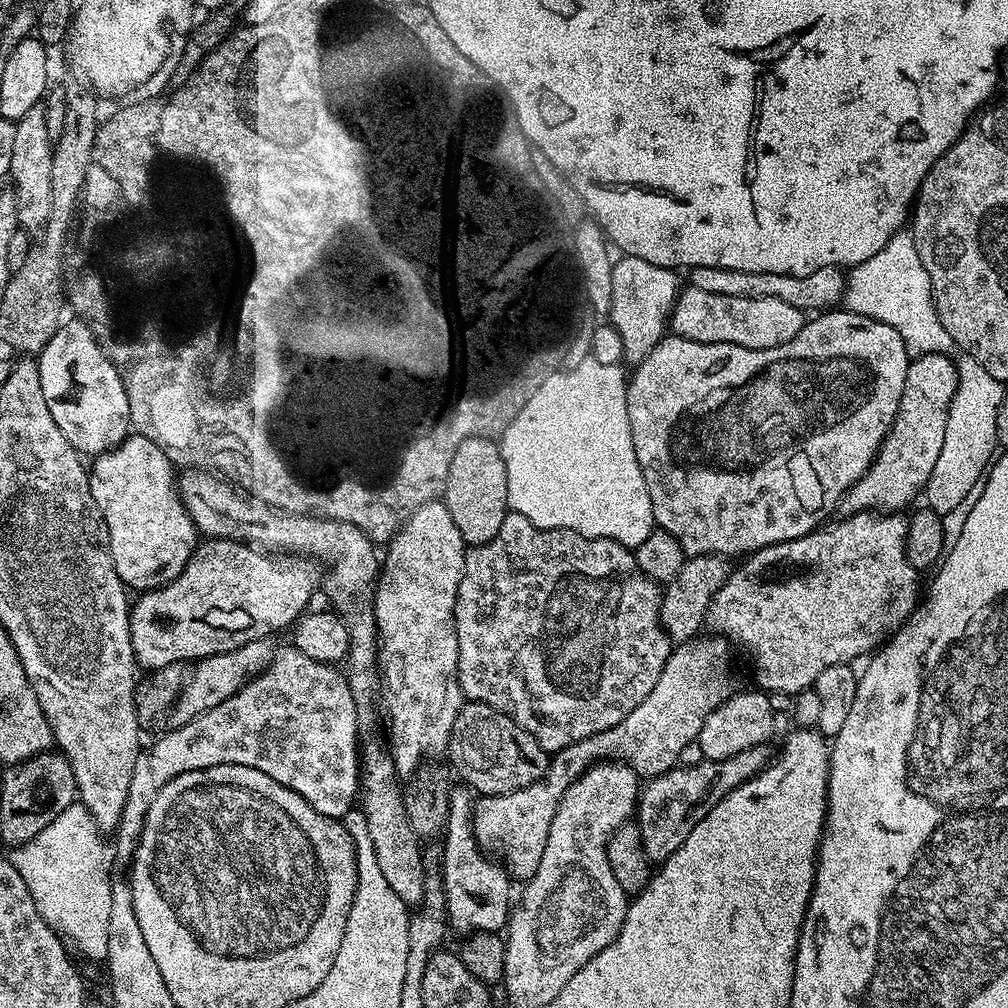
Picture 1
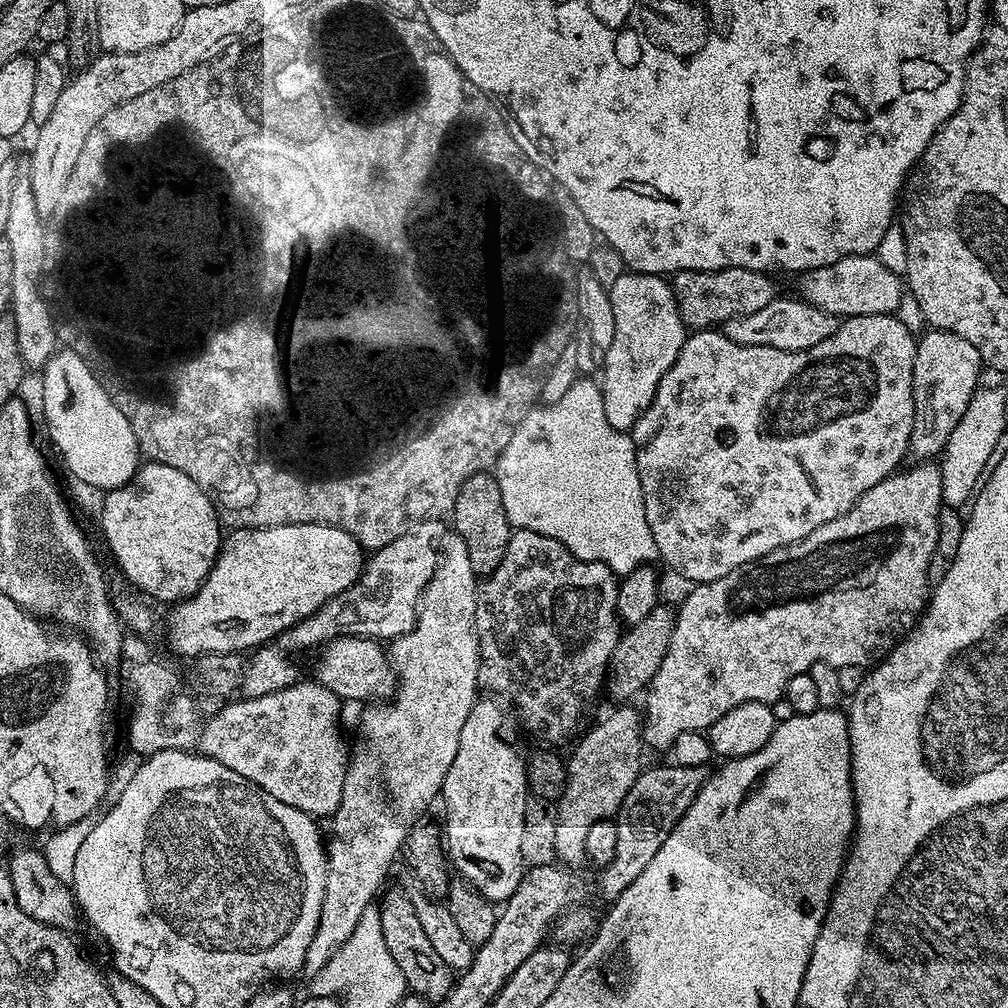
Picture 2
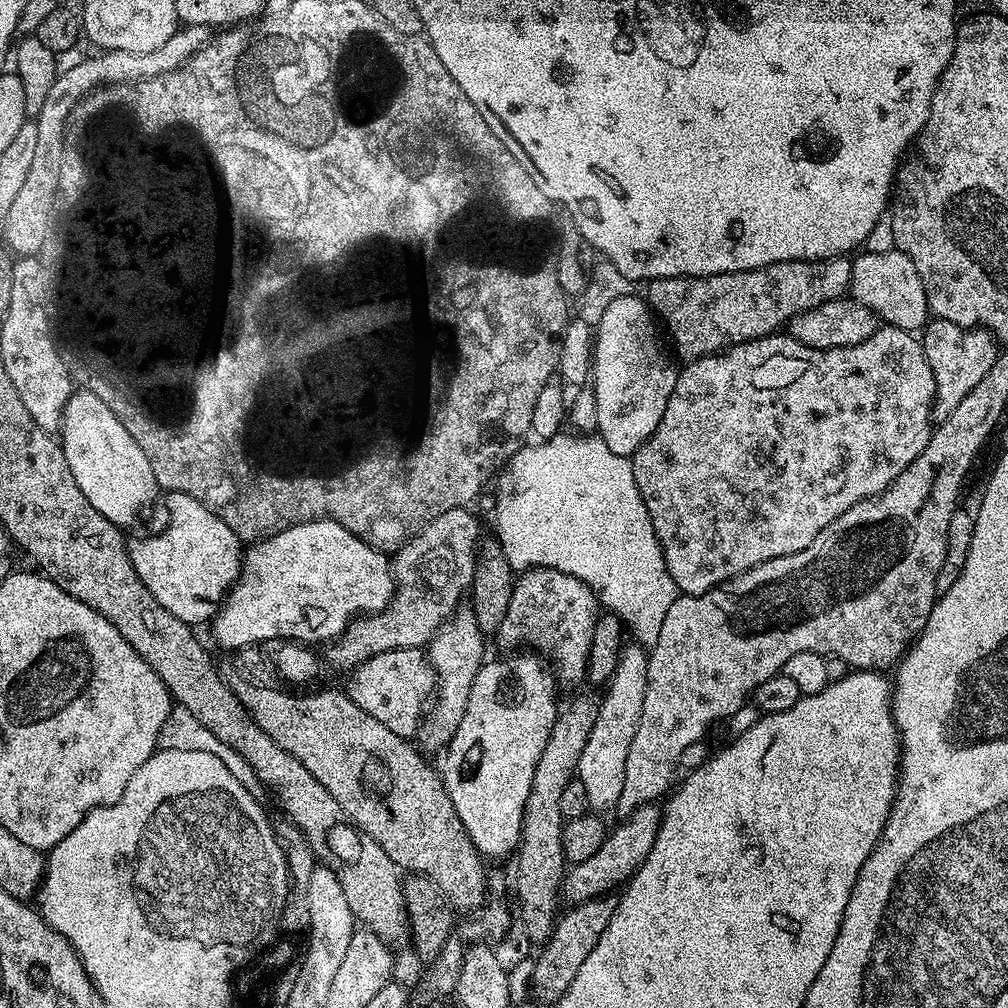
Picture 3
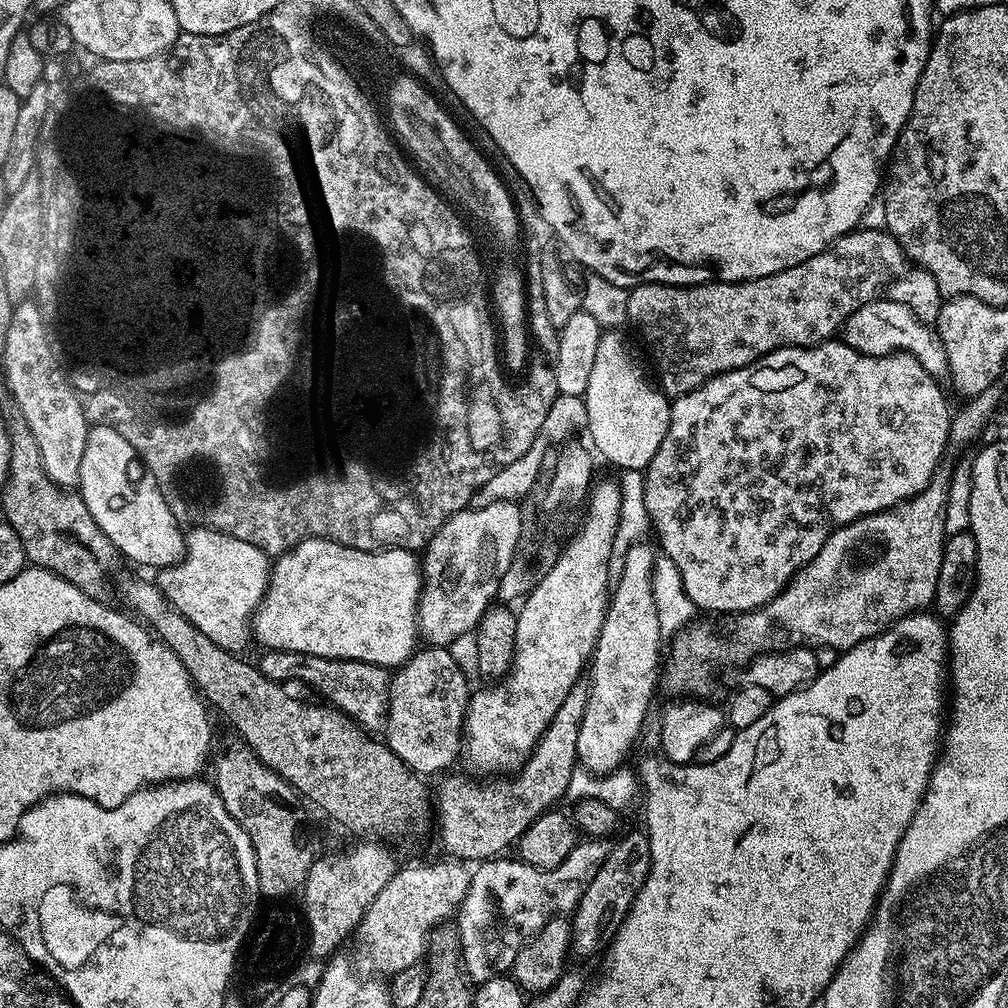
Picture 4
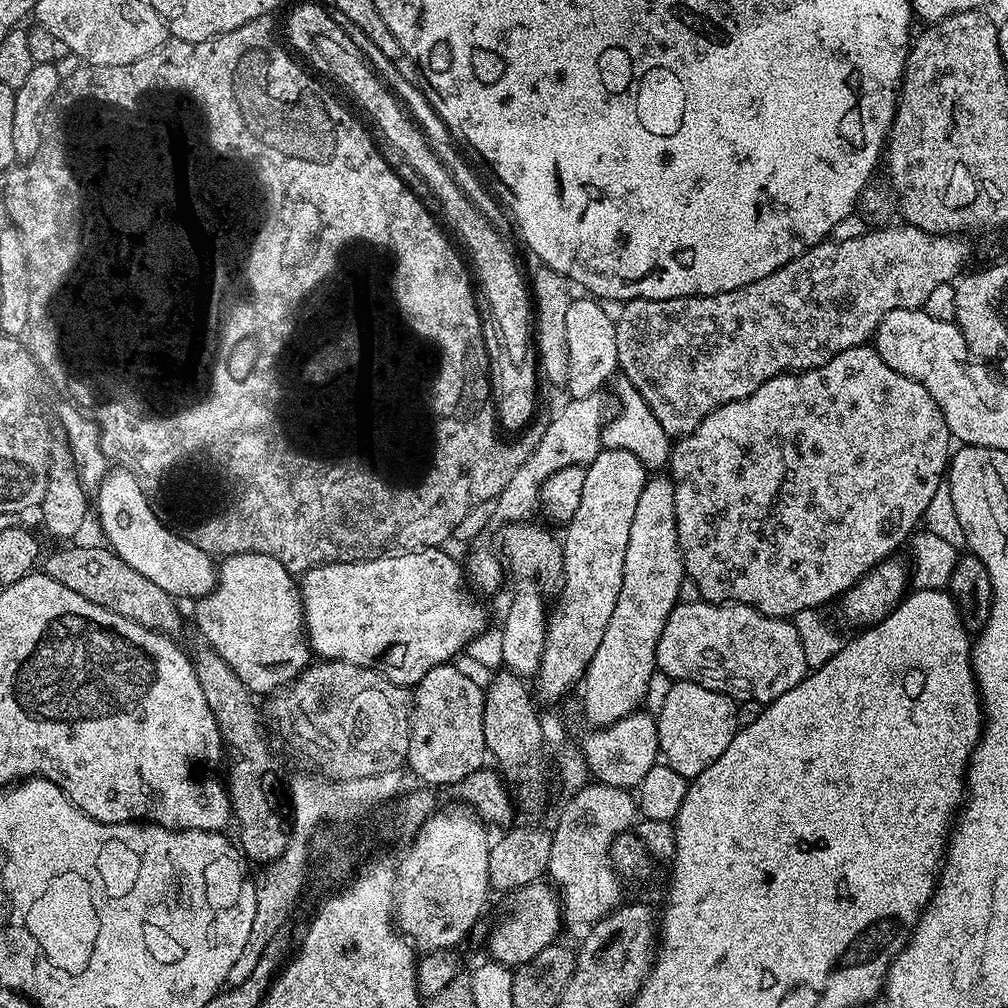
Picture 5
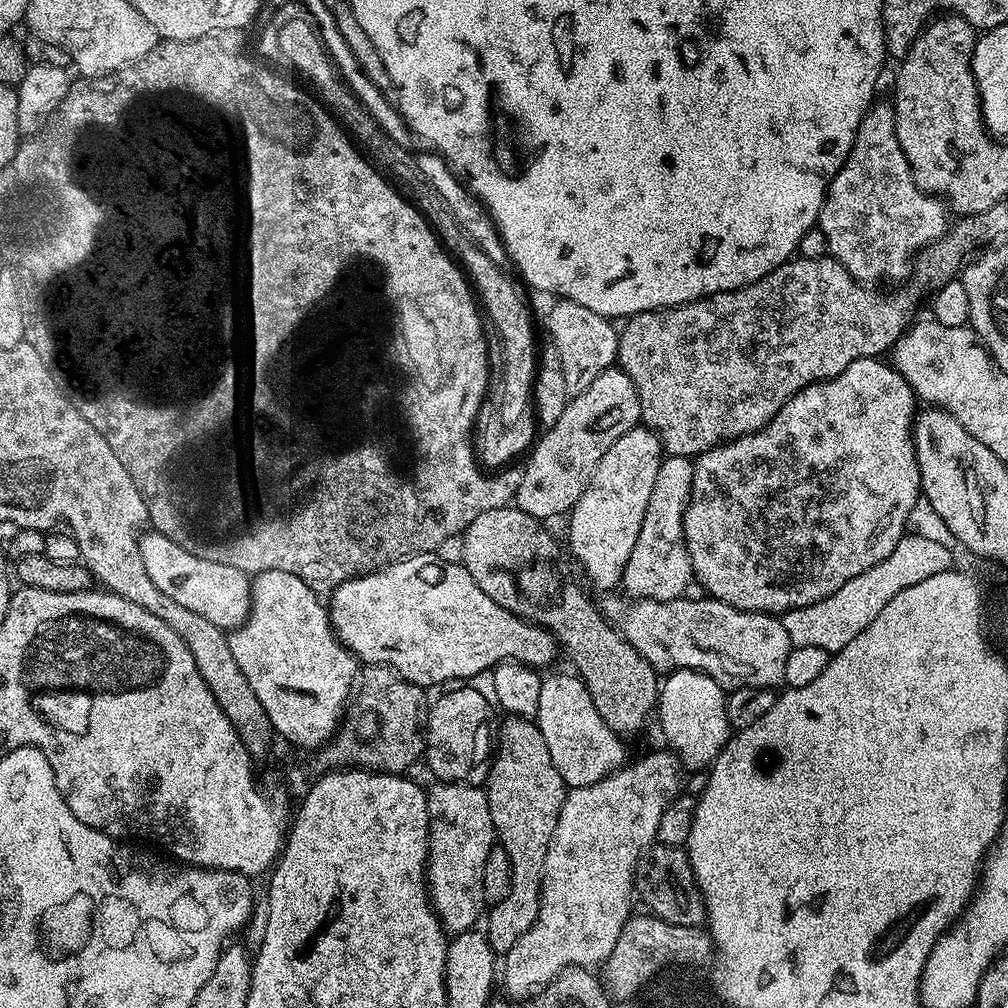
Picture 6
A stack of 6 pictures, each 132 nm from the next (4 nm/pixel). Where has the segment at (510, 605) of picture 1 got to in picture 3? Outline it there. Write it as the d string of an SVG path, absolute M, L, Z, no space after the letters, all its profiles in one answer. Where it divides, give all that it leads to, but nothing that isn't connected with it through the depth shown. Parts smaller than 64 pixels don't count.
M529 568L515 577L510 594L510 606L506 606L506 614L502 618L502 626L494 633L508 650L535 650L546 658L557 681L561 685L576 684L585 679L590 654L591 639L594 637L594 626L598 615L598 601L590 585L578 578L553 568Z

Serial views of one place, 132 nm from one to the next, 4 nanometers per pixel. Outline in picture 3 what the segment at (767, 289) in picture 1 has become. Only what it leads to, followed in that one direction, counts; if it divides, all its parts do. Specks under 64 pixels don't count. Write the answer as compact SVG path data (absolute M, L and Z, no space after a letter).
M864 250L852 260L850 296L876 313L885 325L901 328L913 334L919 333L930 319L926 290L922 278L918 278L918 270L914 270L914 262L910 262L906 254L895 250L890 252Z

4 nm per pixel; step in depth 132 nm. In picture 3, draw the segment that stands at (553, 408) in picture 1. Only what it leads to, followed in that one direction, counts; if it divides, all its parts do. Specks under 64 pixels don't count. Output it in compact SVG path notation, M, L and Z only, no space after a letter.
M559 434L536 442L533 448L521 447L515 452L495 481L495 535L513 573L529 568L562 570L586 582L609 613L620 617L638 636L637 643L646 650L658 642L662 622L674 606L678 589L664 561L664 551L654 534L650 514L634 482L629 457L619 456L596 434Z

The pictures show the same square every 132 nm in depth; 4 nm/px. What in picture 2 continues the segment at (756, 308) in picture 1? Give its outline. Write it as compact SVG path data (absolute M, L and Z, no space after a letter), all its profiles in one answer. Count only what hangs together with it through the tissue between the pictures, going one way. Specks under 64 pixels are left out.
M777 298L762 306L762 310L730 318L722 325L722 331L726 338L746 346L770 346L774 350L797 352L810 350L810 346L818 346L818 342L826 342L826 338L836 332L837 323L837 316L826 314L826 310L818 310L818 306L808 304L805 300Z

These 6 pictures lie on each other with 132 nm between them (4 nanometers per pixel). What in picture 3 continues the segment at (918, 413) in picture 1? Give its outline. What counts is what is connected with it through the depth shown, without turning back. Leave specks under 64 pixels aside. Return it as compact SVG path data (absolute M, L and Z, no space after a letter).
M935 318L929 319L923 329L922 343L930 370L934 370L936 400L932 403L932 414L941 421L962 403L962 398L966 398L982 378L986 378L986 370L990 370L996 361L998 344L992 333L984 328L963 328L954 322Z

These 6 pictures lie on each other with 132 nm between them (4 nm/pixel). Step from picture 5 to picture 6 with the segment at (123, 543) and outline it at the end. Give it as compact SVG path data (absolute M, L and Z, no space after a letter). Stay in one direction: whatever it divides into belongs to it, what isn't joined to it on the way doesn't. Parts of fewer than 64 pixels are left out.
M155 530L143 533L140 553L146 574L150 574L150 582L154 582L162 594L174 598L174 602L194 610L194 614L202 614L202 618L225 630L239 628L247 620L248 613L252 611L252 580L249 573L234 570L234 566L222 566L222 562L198 558L198 554L190 554L190 550L178 546L178 542L170 542L170 538L161 536Z

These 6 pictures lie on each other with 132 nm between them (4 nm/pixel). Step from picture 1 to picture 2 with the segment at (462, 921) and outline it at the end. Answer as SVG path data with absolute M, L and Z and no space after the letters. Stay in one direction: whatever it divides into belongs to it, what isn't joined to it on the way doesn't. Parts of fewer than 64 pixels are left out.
M477 699L466 726L462 726L458 754L454 754L450 770L446 770L442 789L442 835L451 867L459 879L493 902L508 900L518 890L518 882L522 882L526 871L524 815L530 799L528 765L525 754L508 741L513 717L510 712L508 717L507 711L499 699Z

